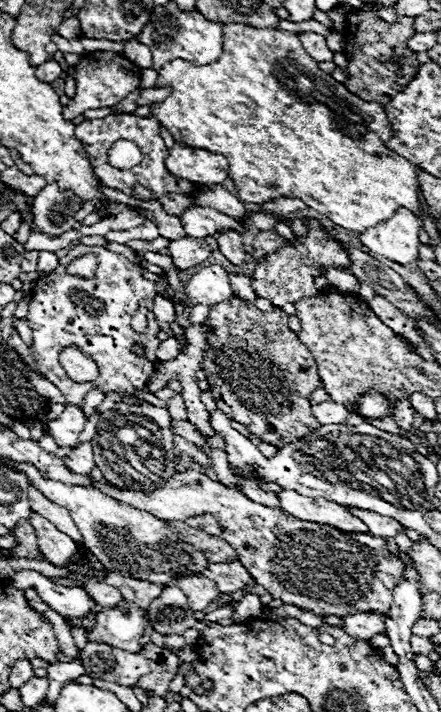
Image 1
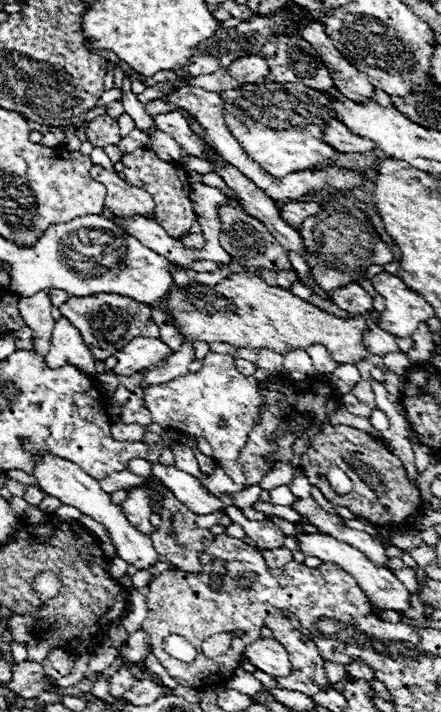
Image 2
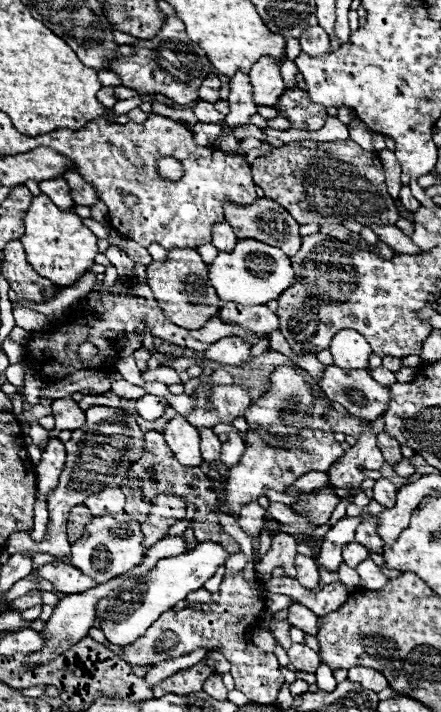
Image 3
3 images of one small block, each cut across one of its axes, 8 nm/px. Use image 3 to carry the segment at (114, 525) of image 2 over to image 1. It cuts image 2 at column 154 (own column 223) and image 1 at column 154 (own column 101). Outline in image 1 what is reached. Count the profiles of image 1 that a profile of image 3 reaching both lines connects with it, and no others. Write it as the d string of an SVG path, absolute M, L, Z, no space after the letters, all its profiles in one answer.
M164 586L162 594L148 608L148 620L160 634L182 634L194 628L196 618L188 608L188 600L178 586Z

